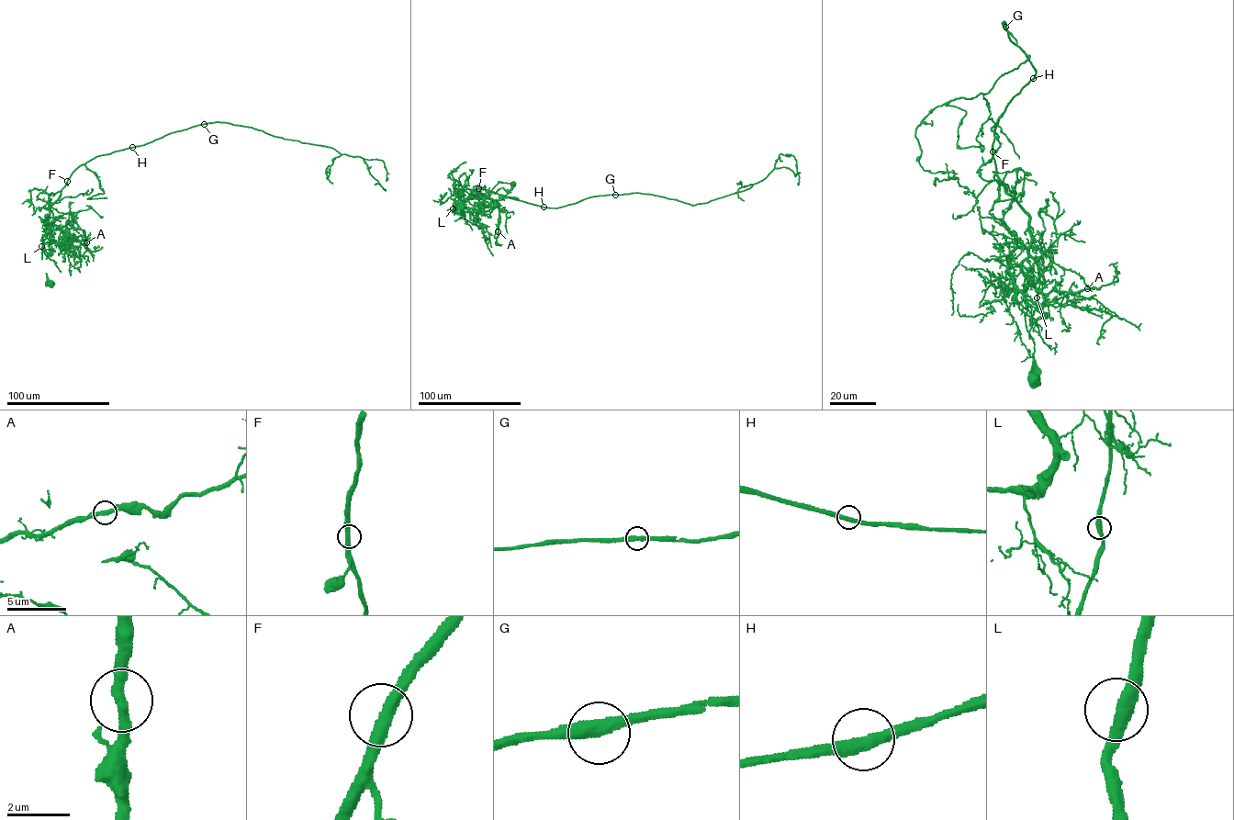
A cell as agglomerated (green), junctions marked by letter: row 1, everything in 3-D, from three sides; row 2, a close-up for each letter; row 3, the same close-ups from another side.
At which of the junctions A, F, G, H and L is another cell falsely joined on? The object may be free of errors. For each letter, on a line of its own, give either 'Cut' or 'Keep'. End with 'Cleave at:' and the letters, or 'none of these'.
A: Keep
F: Keep
G: Keep
H: Keep
L: Keep
Cleave at: none of these

